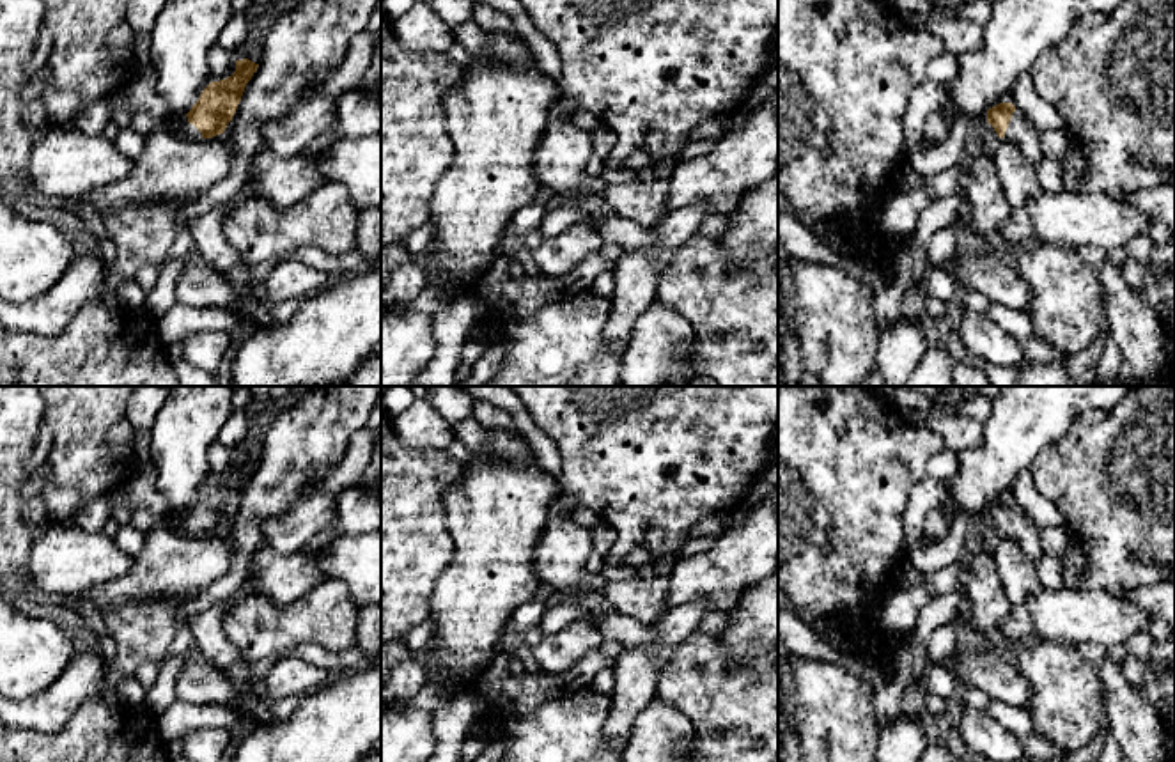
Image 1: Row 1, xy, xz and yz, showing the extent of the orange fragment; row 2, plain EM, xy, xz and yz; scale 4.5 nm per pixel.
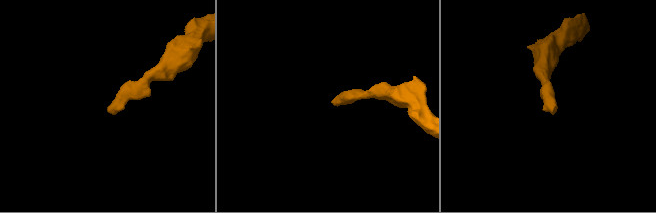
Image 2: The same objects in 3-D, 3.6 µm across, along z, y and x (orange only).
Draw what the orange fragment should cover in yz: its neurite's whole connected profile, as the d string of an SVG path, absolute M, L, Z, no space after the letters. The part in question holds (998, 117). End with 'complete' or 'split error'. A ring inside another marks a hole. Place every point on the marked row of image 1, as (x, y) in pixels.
M1000 103L989 108L987 122L994 128L1000 138L1015 144L1033 165L1042 159L1044 129L1035 128L1012 103Z | split error

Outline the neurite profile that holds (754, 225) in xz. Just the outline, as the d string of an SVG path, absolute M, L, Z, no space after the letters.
M778 167L767 181L741 197L718 239L730 260L743 266L778 246Z

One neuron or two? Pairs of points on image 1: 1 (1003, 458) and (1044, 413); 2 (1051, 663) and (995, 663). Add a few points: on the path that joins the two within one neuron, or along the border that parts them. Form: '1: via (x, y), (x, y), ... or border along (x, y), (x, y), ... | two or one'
1: via (1014, 447), (1034, 424) | one
2: border along (1011, 656), (1016, 670), (1030, 688), (1028, 702) | two

